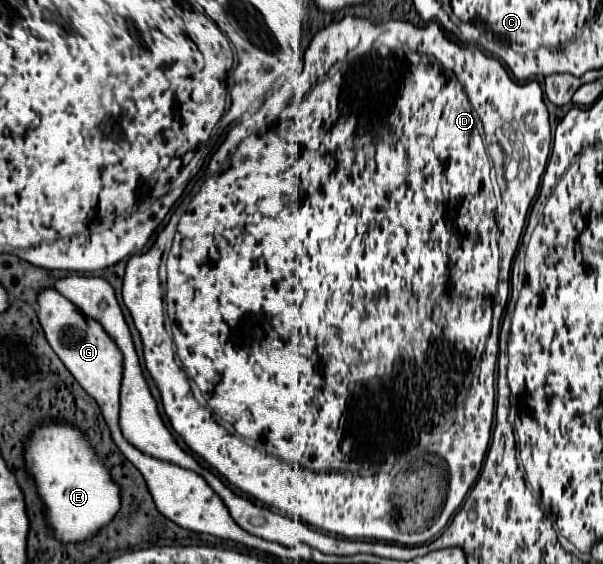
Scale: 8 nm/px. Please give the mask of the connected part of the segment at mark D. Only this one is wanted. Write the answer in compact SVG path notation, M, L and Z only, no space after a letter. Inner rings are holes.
M343 17L341 21L331 23L313 35L303 59L303 71L297 75L295 81L289 81L287 87L281 89L283 103L275 103L269 109L265 109L267 105L263 103L257 113L249 115L247 119L241 119L241 123L235 125L241 127L239 135L233 135L231 139L229 133L223 145L217 149L213 161L219 161L219 167L203 182L201 189L189 203L187 211L183 213L182 208L177 209L169 223L158 233L157 241L151 249L143 255L133 255L127 261L127 271L123 277L123 303L129 309L137 331L141 333L145 367L161 393L163 409L169 417L171 427L181 437L185 437L183 441L191 451L201 455L231 485L265 503L279 514L305 521L315 529L323 529L325 533L333 533L347 539L401 543L409 547L423 545L435 539L445 529L453 513L461 507L467 491L471 489L482 469L489 448L495 411L493 383L499 353L497 338L509 299L511 268L521 233L525 228L527 211L535 193L539 191L541 177L547 166L551 145L549 113L543 103L543 93L537 81L529 81L525 85L513 83L505 67L495 57L487 57L479 47L461 47L449 41L437 23L429 23L425 27L415 27L405 21L387 21L385 25L373 25L367 19ZM493 193L498 201L496 209L493 209ZM423 421L427 421L427 427L429 421L453 423L449 429L441 429L441 437L437 437L437 443L429 447L447 461L447 469L449 465L453 465L453 469L449 469L447 481L447 469L441 457L423 455L413 461L407 471L395 477L395 489L391 495L391 519L389 477L385 477L385 473L389 473L389 469L393 469L397 461L409 461L411 449L415 449L417 439L421 439Z

